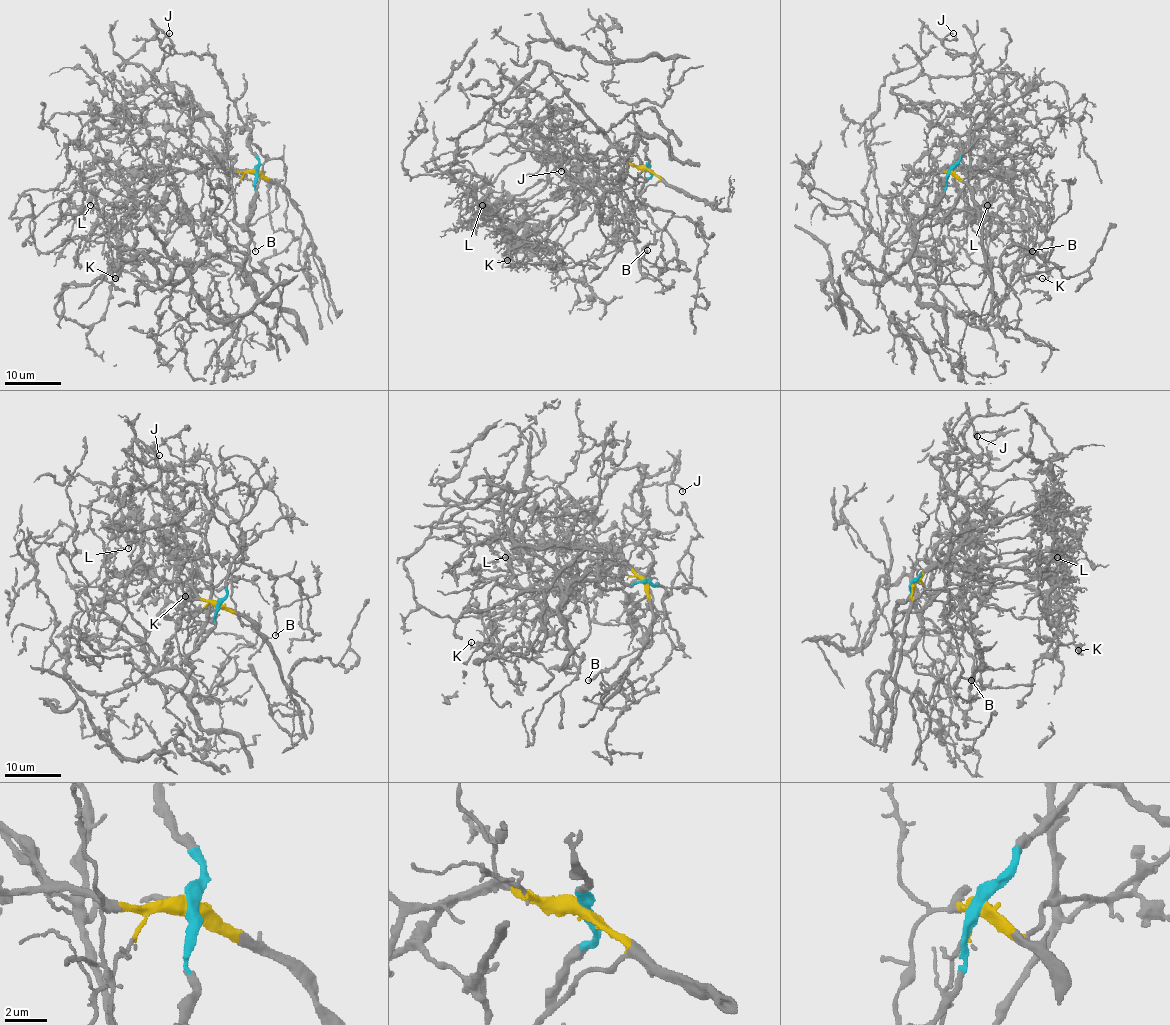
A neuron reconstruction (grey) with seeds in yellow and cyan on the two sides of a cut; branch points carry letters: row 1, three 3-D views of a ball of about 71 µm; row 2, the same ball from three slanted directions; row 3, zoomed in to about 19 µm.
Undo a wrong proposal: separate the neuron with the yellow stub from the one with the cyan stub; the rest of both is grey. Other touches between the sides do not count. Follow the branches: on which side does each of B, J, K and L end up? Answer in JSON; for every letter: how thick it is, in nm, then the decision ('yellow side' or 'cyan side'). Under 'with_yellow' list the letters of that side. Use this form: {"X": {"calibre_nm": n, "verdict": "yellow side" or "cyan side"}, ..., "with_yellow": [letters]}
{"B": {"calibre_nm": 220, "verdict": "cyan side"}, "J": {"calibre_nm": 160, "verdict": "cyan side"}, "K": {"calibre_nm": 140, "verdict": "yellow side"}, "L": {"calibre_nm": 400, "verdict": "yellow side"}, "with_yellow": ["K", "L"]}

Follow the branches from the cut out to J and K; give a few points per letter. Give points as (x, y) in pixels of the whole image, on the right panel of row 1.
J: (949, 171), (988, 128), (973, 88), (971, 58), (943, 45), (953, 33)
K: (949, 171), (945, 169), (984, 171), (1011, 188), (1029, 230), (1028, 252), (1045, 267), (1047, 276), (1042, 278)

